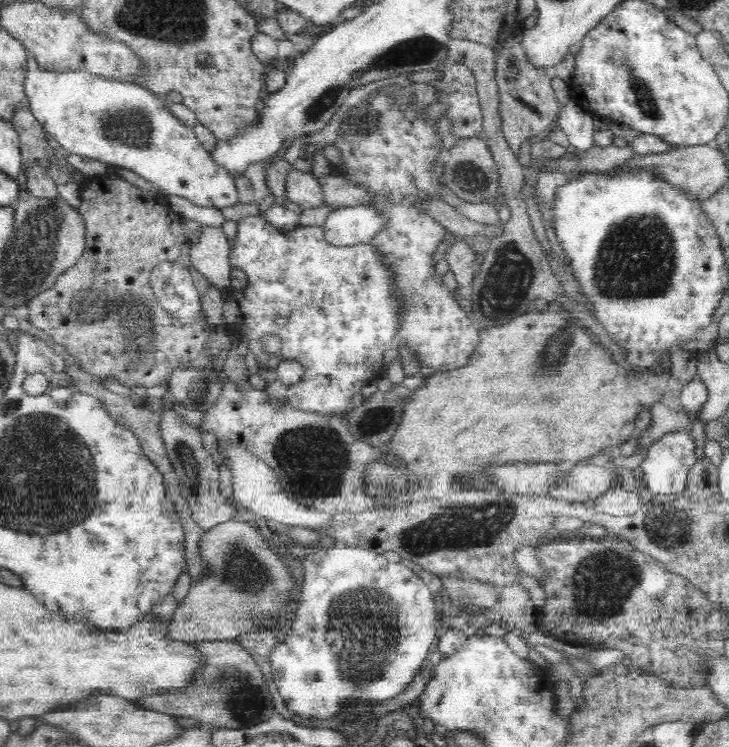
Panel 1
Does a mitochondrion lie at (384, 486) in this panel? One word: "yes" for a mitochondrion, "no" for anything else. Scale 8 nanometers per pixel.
no

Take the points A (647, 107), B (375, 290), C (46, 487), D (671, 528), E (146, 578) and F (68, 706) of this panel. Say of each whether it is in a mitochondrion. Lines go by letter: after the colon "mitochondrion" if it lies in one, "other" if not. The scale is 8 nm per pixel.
A: mitochondrion
B: mitochondrion
C: mitochondrion
D: mitochondrion
E: other
F: other

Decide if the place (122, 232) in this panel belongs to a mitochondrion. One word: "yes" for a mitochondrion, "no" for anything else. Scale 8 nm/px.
no

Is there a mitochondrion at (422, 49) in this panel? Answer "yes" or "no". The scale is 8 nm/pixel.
yes

